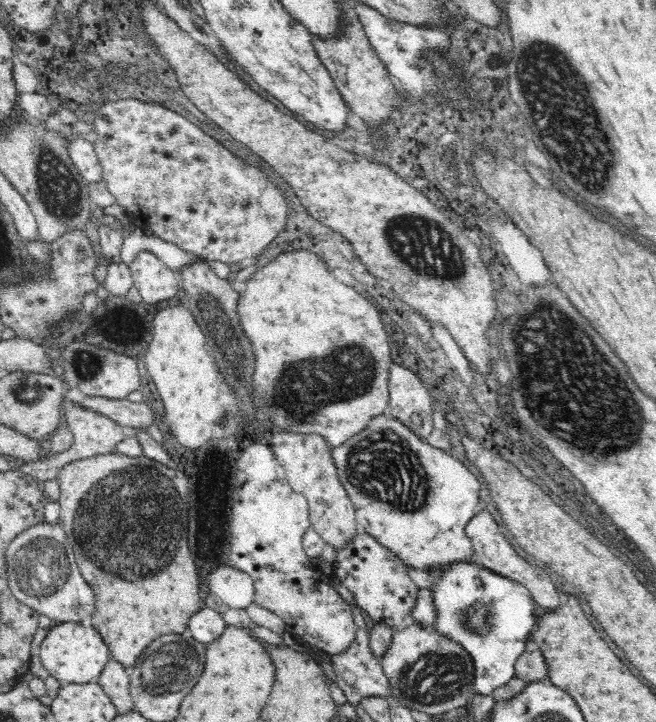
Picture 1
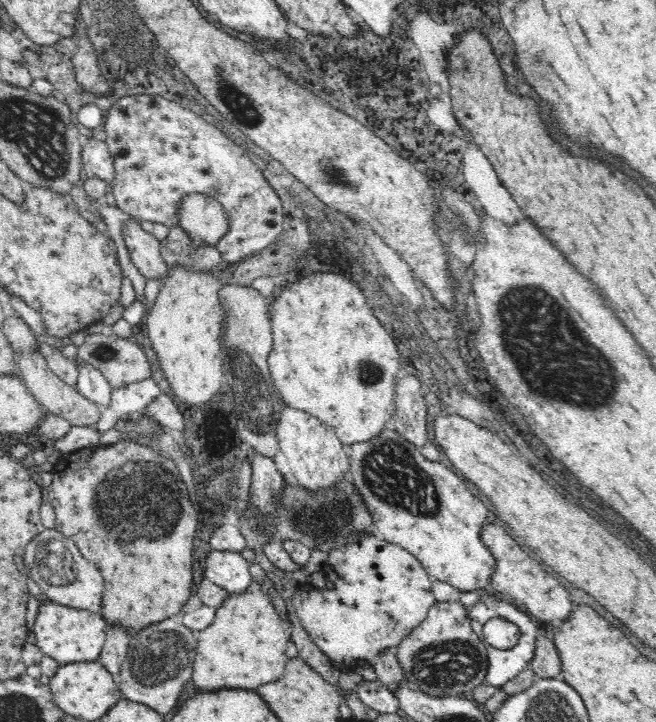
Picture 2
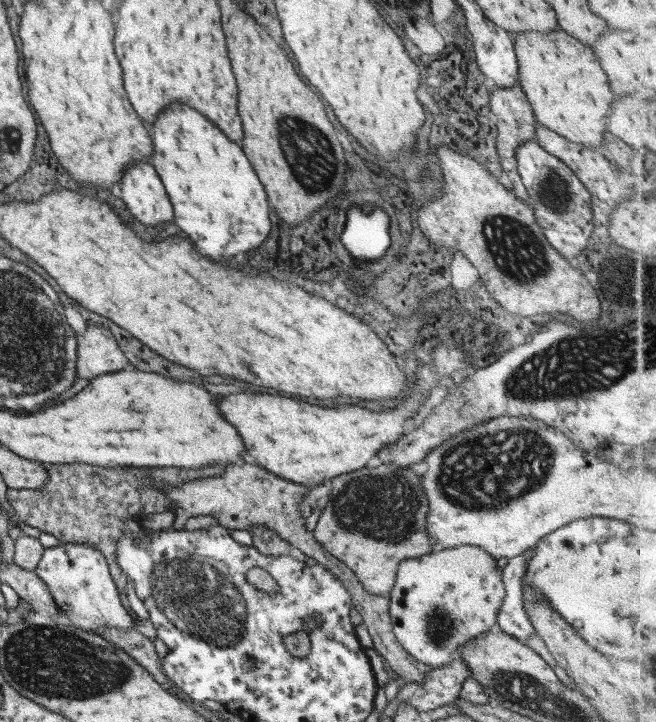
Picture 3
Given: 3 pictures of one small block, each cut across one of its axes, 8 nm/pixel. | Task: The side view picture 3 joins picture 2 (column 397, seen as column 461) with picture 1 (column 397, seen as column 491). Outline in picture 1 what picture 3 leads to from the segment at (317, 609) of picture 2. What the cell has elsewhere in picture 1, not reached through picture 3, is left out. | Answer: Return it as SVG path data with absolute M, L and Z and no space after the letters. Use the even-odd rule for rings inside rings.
M360 530L341 549L338 549L334 571L341 585L352 592L358 611L364 610L375 624L385 624L388 628L394 630L396 626L404 626L404 624L408 626L408 624L413 623L410 620L410 612L416 604L416 598L418 598L420 590L419 586L408 575L408 565L398 555L390 551L388 547L376 541L372 535Z

